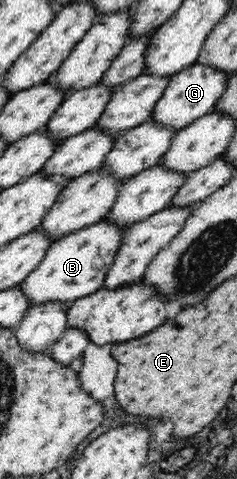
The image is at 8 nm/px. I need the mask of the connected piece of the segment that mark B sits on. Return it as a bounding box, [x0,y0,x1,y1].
[22,218,131,306]

